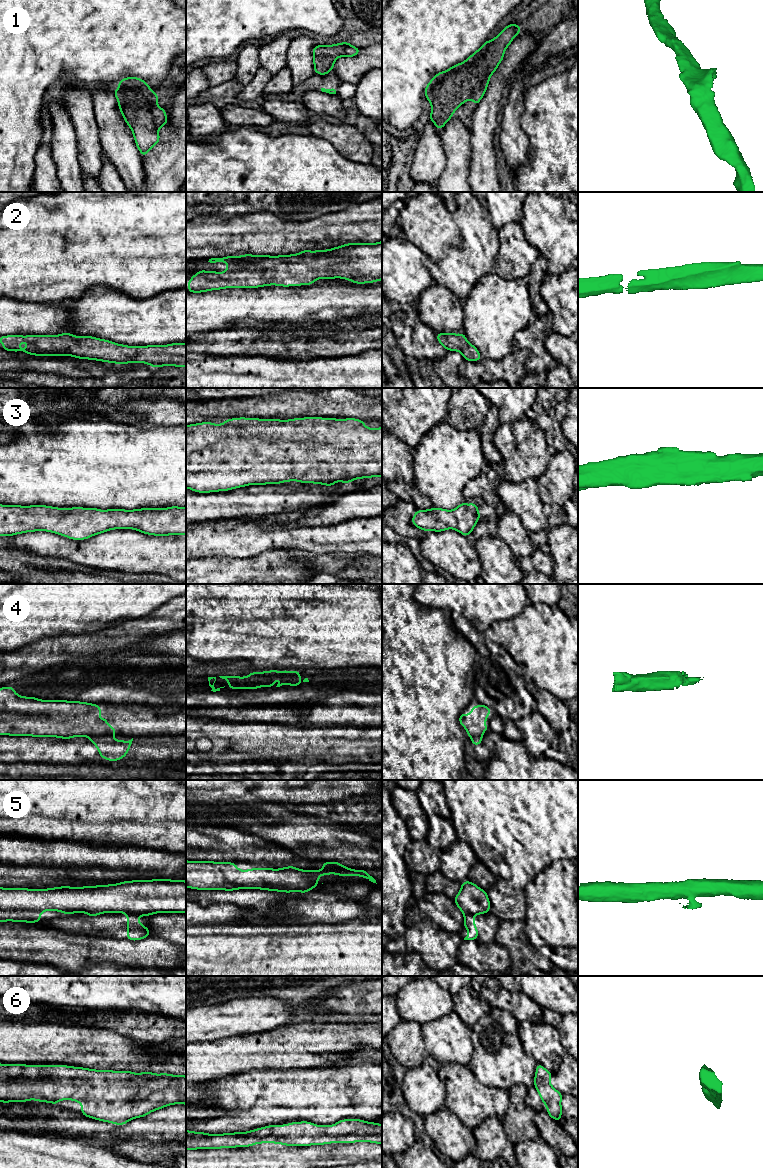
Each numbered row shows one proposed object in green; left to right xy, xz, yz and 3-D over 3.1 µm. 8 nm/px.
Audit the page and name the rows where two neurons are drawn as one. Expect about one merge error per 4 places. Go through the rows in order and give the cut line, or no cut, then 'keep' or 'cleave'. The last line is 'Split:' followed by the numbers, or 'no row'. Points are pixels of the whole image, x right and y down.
1: no cut; keep
2: no cut; keep
3: no cut; keep
4: cut in xy along (106, 735), (91, 736), (89, 738); cleave
5: cut in xy along (127, 913), (139, 915); cleave
6: no cut; keep
Split: 4, 5

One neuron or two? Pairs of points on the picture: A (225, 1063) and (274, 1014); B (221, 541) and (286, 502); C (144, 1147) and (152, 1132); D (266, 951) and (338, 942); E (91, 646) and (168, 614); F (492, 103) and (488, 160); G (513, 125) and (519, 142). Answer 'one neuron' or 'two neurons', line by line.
A: two neurons
B: two neurons
C: two neurons
D: one neuron
E: one neuron
F: one neuron
G: one neuron

